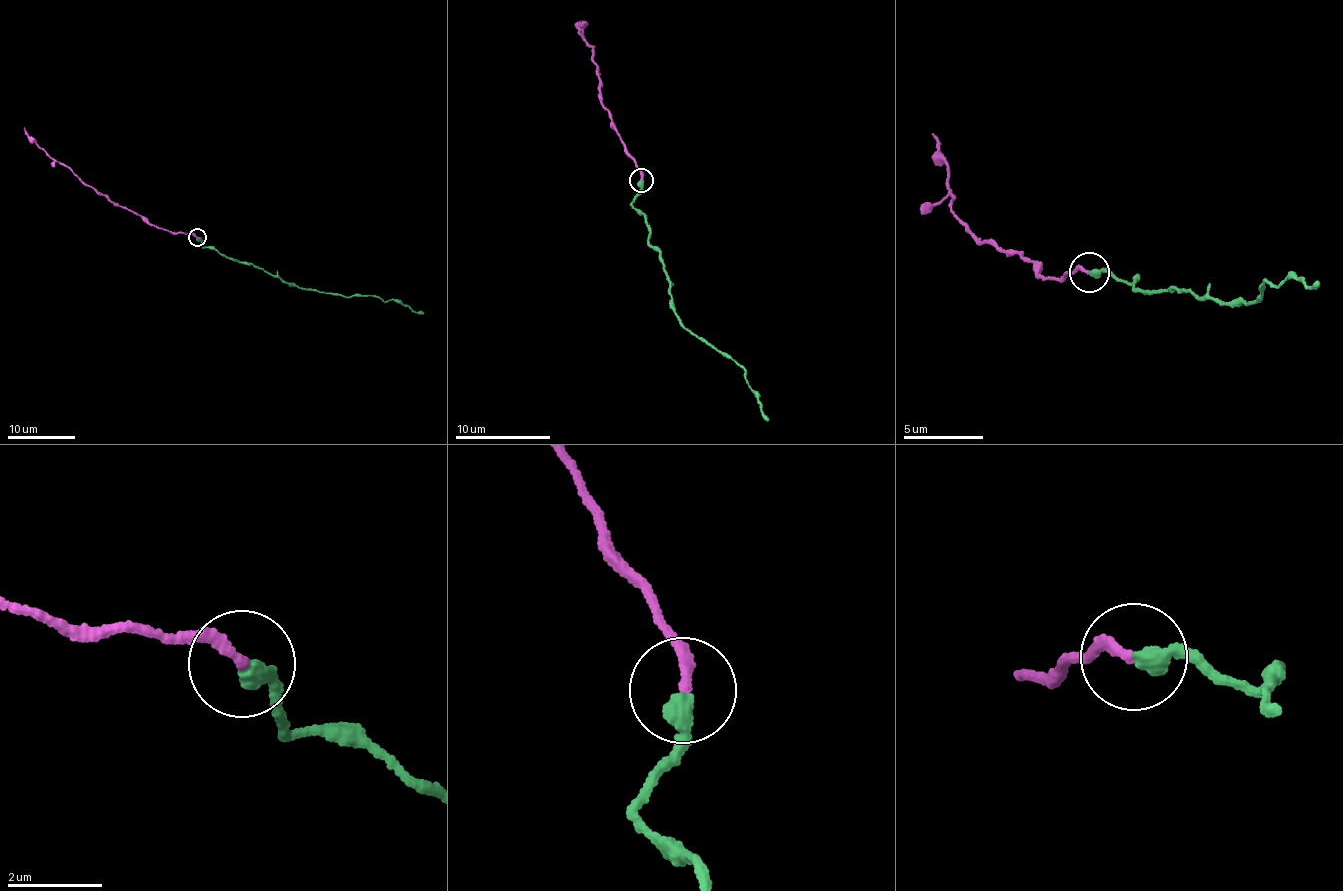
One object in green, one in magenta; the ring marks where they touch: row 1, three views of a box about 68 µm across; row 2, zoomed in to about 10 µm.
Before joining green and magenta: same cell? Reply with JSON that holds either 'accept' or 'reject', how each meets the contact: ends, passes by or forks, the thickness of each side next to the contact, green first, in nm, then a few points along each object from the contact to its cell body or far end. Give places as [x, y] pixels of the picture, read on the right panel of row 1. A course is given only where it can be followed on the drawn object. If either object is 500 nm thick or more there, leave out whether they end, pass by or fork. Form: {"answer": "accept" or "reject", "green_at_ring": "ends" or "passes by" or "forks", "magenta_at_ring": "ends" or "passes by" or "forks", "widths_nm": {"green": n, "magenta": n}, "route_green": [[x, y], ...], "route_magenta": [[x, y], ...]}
{"answer": "accept", "green_at_ring": "ends", "magenta_at_ring": "ends", "widths_nm": {"green": 400, "magenta": 200}, "route_green": [[1091, 270], [1108, 268], [1140, 292], [1210, 299], [1259, 298], [1267, 279], [1278, 286], [1295, 273], [1316, 286]], "route_magenta": [[1087, 271], [1043, 280], [1016, 249], [971, 238], [955, 212], [945, 184], [950, 174], [935, 134]]}

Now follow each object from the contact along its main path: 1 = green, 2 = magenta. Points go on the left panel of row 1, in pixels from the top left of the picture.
1: (198, 237), (205, 247), (291, 284), (347, 297), (396, 300), (424, 314)
2: (197, 237), (157, 228), (94, 190), (48, 155), (23, 128)

